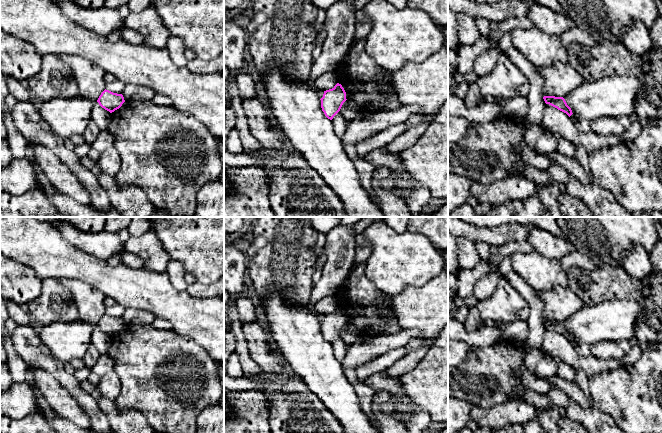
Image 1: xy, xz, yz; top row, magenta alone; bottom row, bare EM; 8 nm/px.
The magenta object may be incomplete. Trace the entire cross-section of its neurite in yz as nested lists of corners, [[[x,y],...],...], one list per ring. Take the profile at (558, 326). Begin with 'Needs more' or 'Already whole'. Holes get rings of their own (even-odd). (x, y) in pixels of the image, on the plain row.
Already whole. [[[544,320],[543,321],[546,328],[549,328],[558,334],[566,337],[569,341],[573,338],[571,332],[567,329],[563,321],[555,320]]]

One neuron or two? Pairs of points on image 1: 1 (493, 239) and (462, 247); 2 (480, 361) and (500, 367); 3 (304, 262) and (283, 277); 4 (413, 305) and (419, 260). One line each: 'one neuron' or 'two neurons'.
1: two neurons
2: one neuron
3: one neuron
4: two neurons

